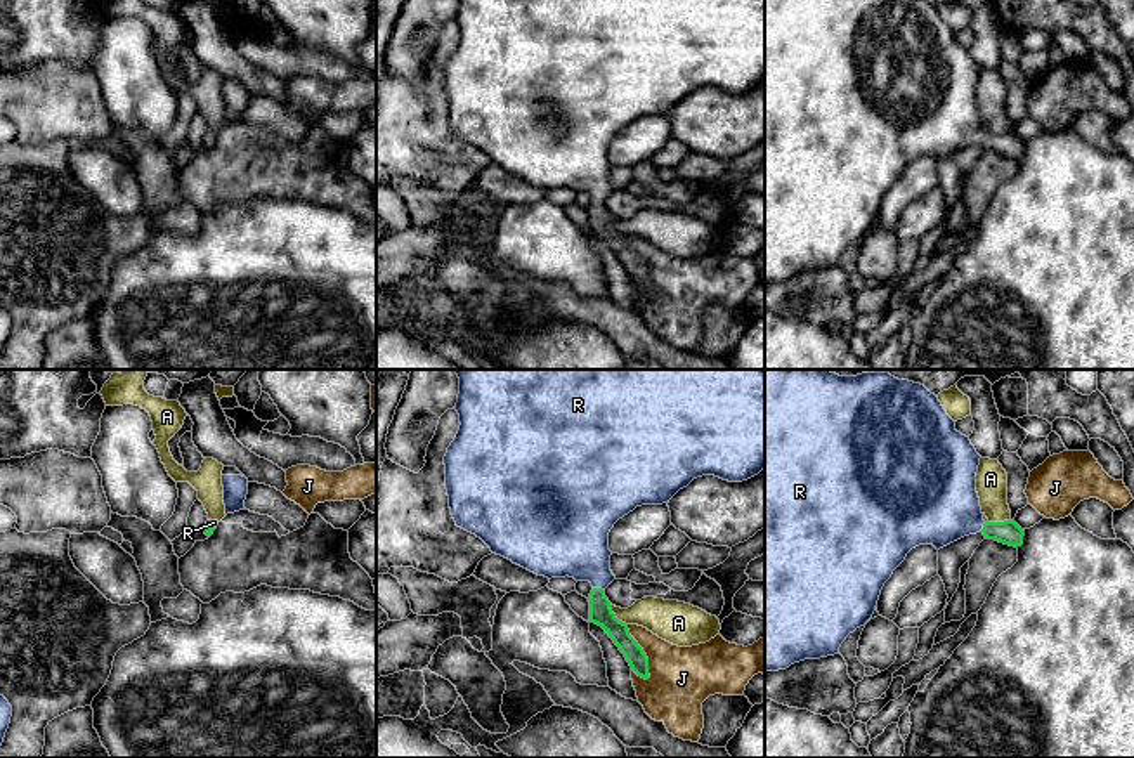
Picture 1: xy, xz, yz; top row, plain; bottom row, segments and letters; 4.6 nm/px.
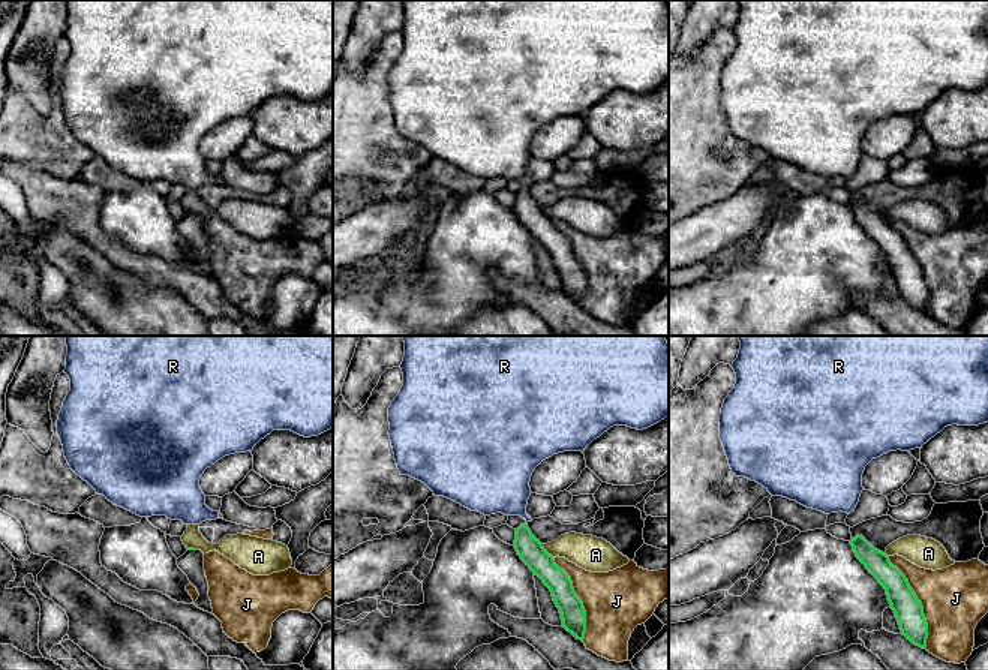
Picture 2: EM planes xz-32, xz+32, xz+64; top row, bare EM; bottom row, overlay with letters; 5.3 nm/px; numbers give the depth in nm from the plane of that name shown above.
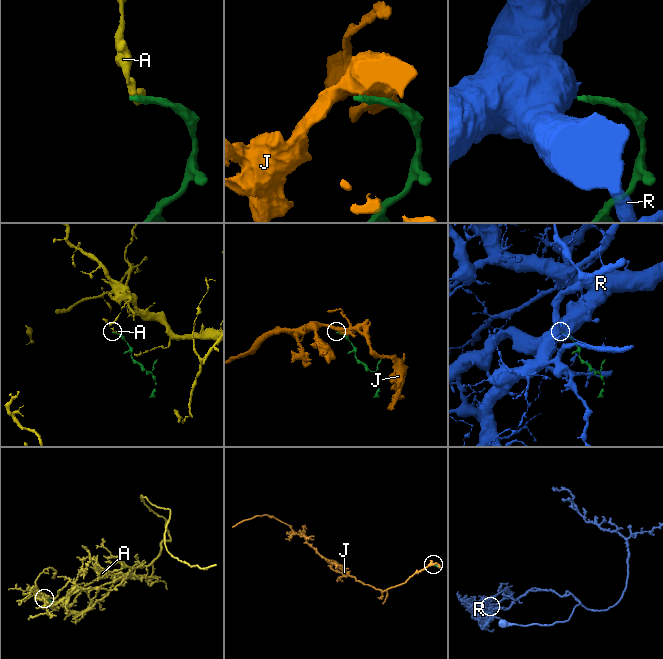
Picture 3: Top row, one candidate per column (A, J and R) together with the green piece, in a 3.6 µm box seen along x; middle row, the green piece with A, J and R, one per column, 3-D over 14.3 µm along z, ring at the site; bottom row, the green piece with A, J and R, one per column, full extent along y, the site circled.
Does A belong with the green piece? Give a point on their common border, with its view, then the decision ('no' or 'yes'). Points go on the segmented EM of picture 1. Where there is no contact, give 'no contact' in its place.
xz (614, 616) | no

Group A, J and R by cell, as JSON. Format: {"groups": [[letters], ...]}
{"groups": [["A"], ["J"], ["R"]]}

